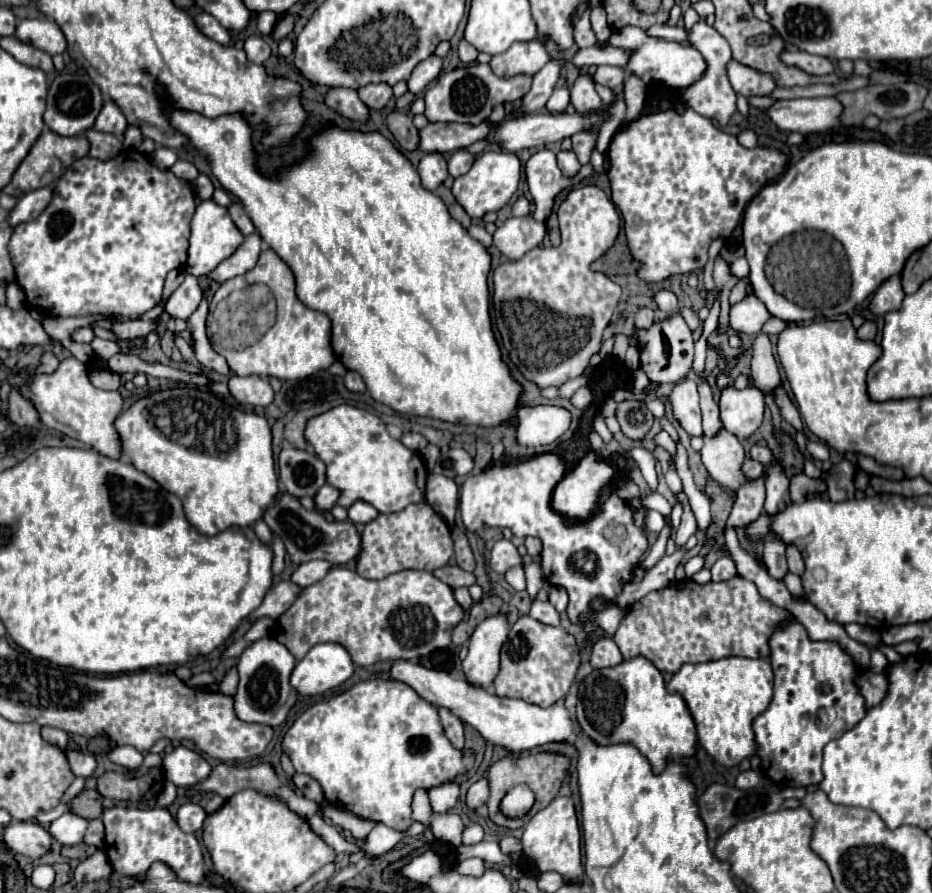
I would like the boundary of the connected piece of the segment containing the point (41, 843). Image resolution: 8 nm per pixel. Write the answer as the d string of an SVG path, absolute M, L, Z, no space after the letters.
M11 821L3 833L3 839L9 849L31 859L39 859L51 849L51 835L39 823Z

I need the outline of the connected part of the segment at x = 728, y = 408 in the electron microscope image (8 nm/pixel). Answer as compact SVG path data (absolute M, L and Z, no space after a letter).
M751 385L741 391L735 387L725 389L719 401L723 427L741 441L749 439L763 423L763 411L765 411L763 401L765 393Z

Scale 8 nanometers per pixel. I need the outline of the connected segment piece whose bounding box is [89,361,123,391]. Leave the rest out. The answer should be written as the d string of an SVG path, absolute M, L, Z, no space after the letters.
M91 361L91 373L89 373L89 379L95 387L99 389L107 389L107 391L115 391L123 381L117 373L113 371L107 371L107 369L99 369L93 361Z

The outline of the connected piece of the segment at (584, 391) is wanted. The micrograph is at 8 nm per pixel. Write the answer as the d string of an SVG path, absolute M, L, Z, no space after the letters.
M588 386L581 387L570 398L571 403L579 409L585 409L593 400L594 396Z

